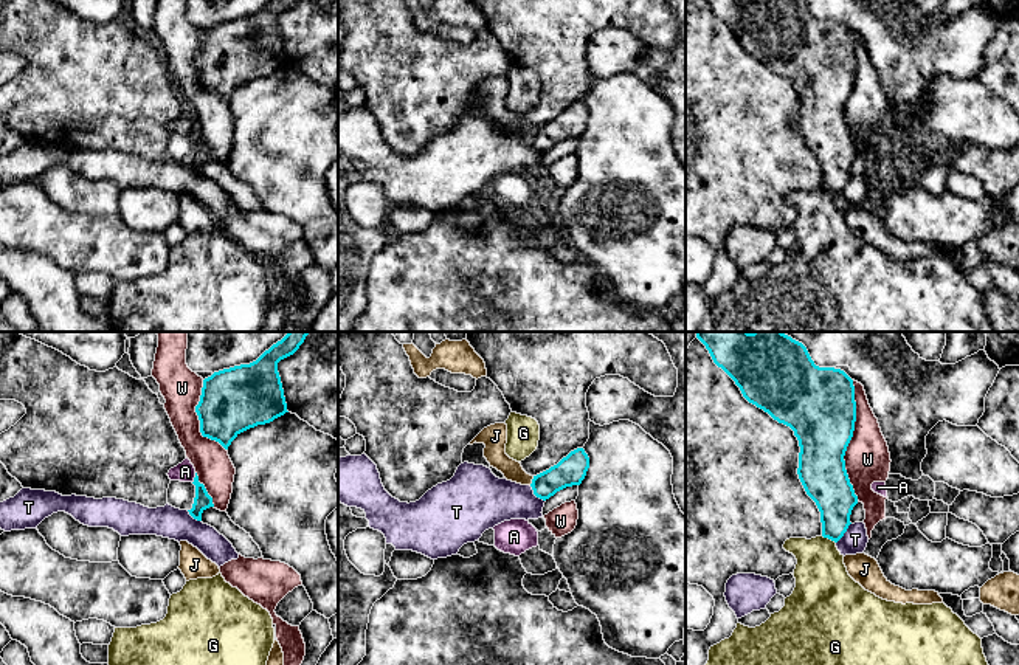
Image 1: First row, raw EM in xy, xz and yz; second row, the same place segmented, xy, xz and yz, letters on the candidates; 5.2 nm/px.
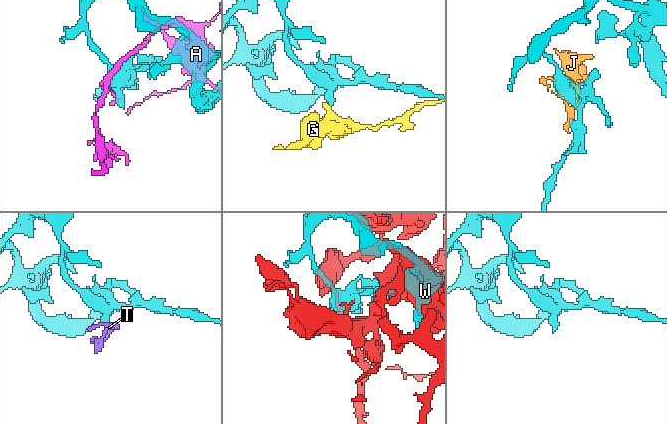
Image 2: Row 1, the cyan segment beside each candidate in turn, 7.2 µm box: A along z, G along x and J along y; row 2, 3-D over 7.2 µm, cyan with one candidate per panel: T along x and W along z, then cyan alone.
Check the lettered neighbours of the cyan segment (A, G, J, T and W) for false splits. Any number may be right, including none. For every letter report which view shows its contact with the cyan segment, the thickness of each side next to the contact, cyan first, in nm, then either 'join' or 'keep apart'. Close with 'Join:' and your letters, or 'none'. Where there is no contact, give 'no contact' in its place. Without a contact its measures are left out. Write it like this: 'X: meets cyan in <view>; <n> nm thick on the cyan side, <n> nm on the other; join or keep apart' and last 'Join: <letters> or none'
A: meets cyan in xy; 90 nm thick on the cyan side, 110 nm on the other; keep apart
G: meets cyan in yz; 200 nm thick on the cyan side, 280 nm on the other; keep apart
J: meets cyan in xz; 160 nm thick on the cyan side, 110 nm on the other; keep apart
T: meets cyan in xz; 160 nm thick on the cyan side, 260 nm on the other; keep apart
W: meets cyan in yz; 380 nm thick on the cyan side, 240 nm on the other; keep apart
Join: none

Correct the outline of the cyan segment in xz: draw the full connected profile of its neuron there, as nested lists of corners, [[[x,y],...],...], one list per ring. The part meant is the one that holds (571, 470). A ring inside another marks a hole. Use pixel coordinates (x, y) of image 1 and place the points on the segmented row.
[[[577,448],[563,457],[557,465],[534,476],[530,484],[534,494],[546,501],[566,487],[580,485],[588,468],[588,454],[583,448]]]

